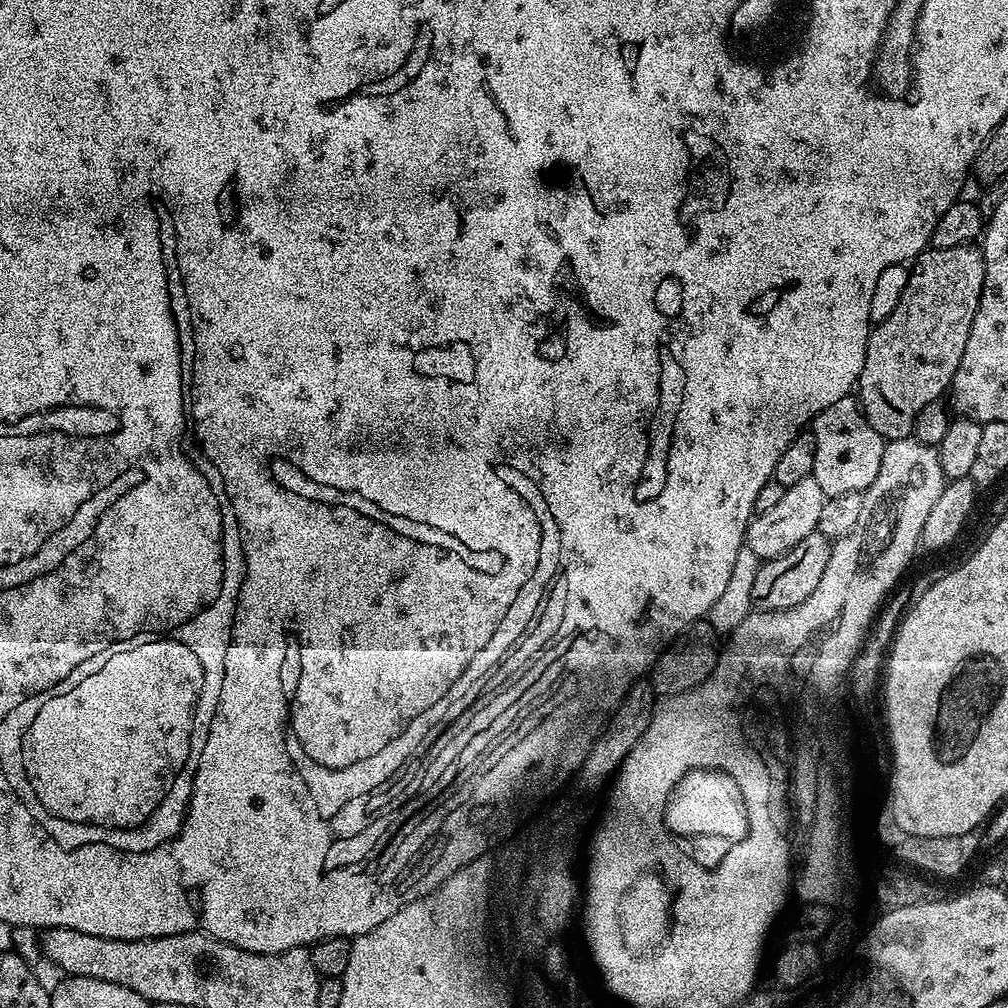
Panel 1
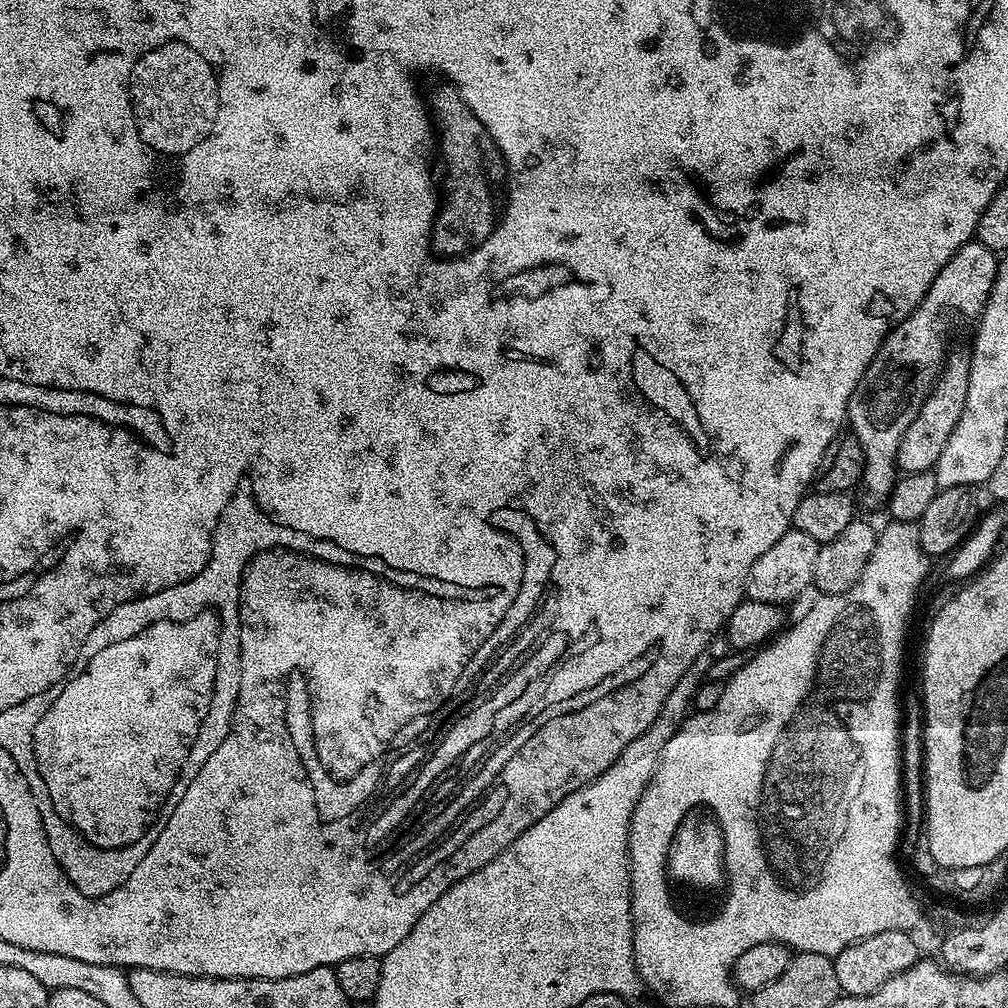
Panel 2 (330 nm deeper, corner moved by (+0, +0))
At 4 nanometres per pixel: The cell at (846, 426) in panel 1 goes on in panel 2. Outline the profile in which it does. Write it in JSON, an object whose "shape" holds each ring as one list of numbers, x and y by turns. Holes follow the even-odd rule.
{"shape":[[978,242,961,246,936,275,924,301,889,332,878,350,876,360,860,380,858,395,849,407,850,431,862,442,864,478,862,488,872,496,887,497,898,479,896,451,902,434,914,422,924,399,932,392,946,359,944,308,961,308,972,318,984,311,990,290,994,286,997,253]]}

